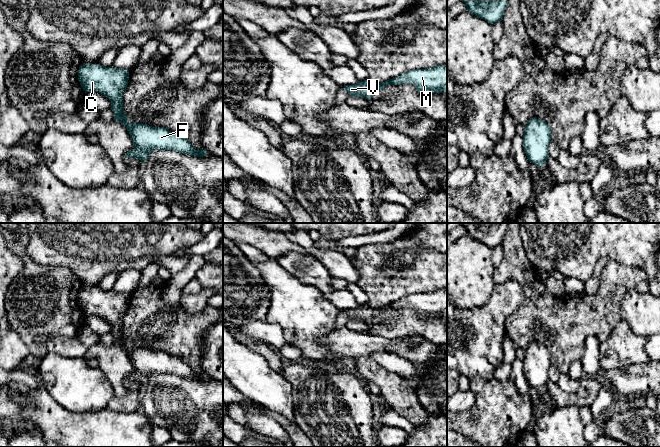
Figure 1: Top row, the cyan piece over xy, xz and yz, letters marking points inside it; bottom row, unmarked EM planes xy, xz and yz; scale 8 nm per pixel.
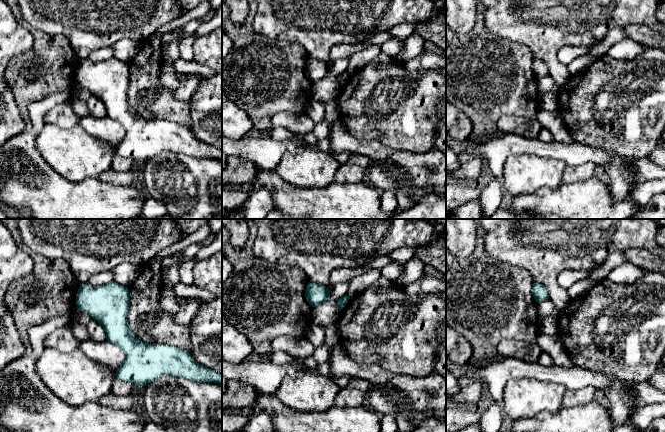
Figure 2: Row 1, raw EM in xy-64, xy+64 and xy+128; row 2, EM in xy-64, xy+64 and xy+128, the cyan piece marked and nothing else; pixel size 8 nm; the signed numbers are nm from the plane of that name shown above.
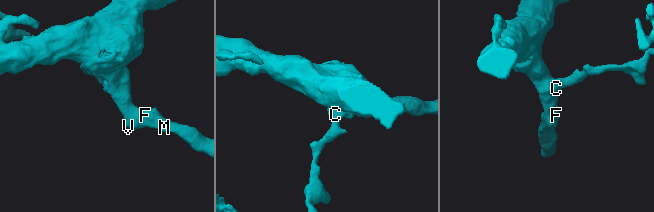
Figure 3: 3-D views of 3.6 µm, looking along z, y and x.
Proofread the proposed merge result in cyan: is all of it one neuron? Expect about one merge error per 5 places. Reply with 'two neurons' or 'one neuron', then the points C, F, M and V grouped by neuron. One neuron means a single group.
one neuron | C F M V

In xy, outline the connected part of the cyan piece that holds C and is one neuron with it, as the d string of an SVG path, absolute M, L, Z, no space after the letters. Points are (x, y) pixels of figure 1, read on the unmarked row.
M83 288L79 292L78 304L85 317L99 316L111 325L110 333L114 337L114 345L127 352L134 368L134 372L125 377L125 381L146 386L153 374L173 374L194 381L209 378L205 372L196 374L185 360L171 356L165 351L128 347L123 331L123 318L129 304L128 294L98 288Z

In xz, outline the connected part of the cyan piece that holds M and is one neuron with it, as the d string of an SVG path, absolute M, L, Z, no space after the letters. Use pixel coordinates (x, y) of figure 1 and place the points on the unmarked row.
M434 289L431 292L416 293L403 297L379 308L372 308L368 304L359 305L354 309L346 309L343 313L351 321L362 321L370 324L373 318L387 309L405 309L412 307L417 316L447 317L447 289Z

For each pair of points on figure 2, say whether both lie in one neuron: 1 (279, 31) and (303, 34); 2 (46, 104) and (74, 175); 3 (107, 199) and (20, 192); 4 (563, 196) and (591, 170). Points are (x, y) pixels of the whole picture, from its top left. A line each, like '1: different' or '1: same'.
1: same
2: different
3: same
4: different

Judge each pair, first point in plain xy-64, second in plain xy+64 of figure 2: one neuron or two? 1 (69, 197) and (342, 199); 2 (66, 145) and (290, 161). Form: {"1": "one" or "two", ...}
{"1": "one", "2": "one"}

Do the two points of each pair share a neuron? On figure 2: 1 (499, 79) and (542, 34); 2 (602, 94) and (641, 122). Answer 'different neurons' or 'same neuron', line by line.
1: different neurons
2: same neuron

